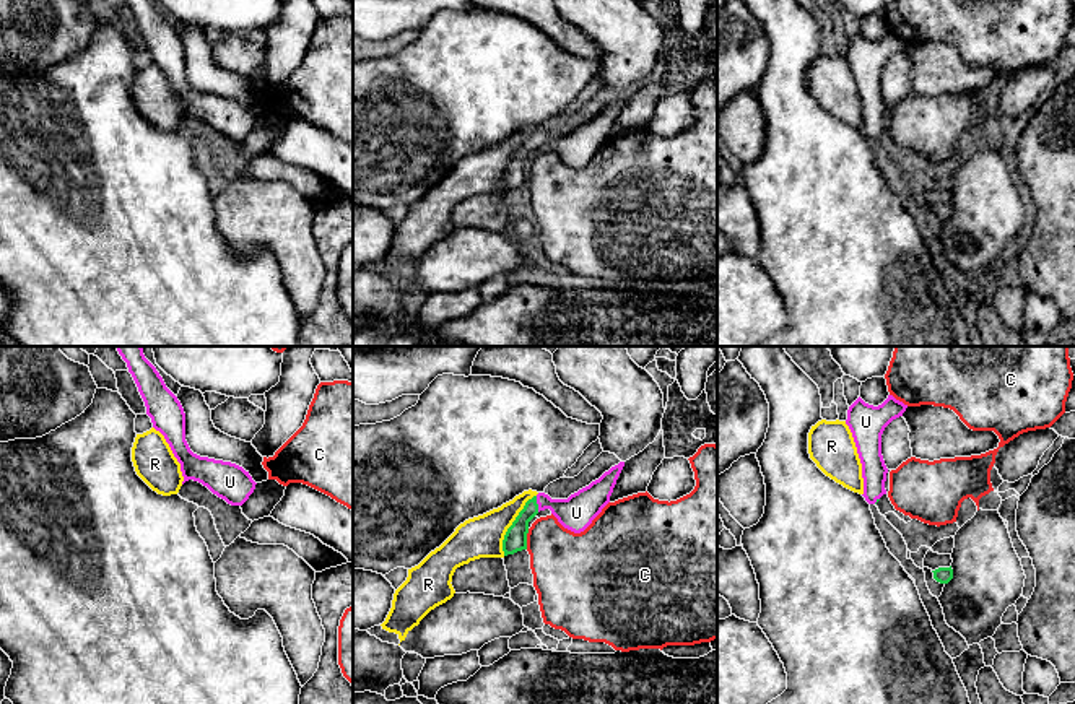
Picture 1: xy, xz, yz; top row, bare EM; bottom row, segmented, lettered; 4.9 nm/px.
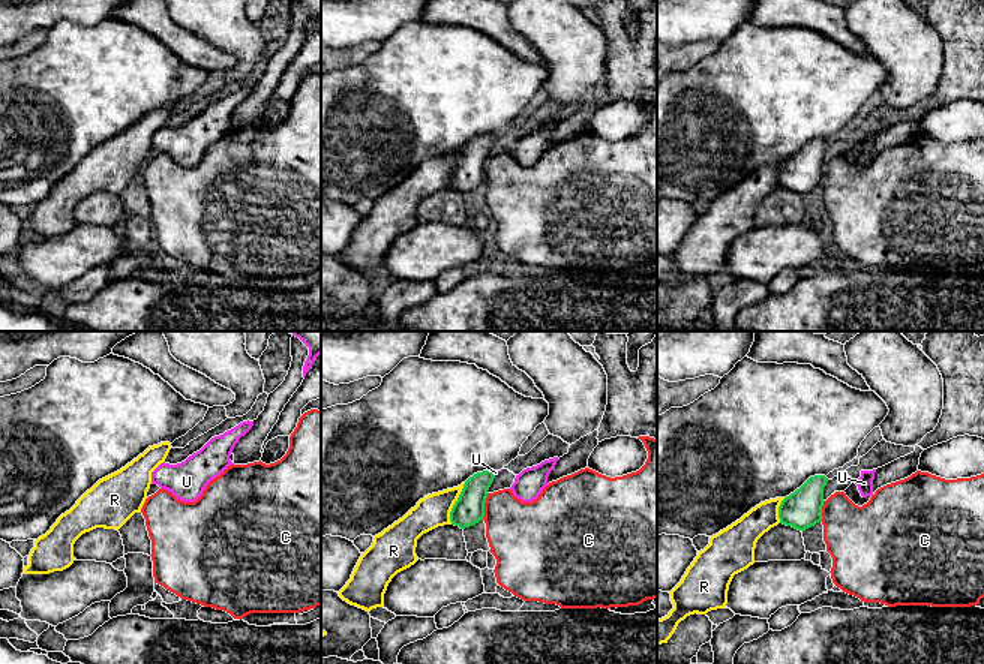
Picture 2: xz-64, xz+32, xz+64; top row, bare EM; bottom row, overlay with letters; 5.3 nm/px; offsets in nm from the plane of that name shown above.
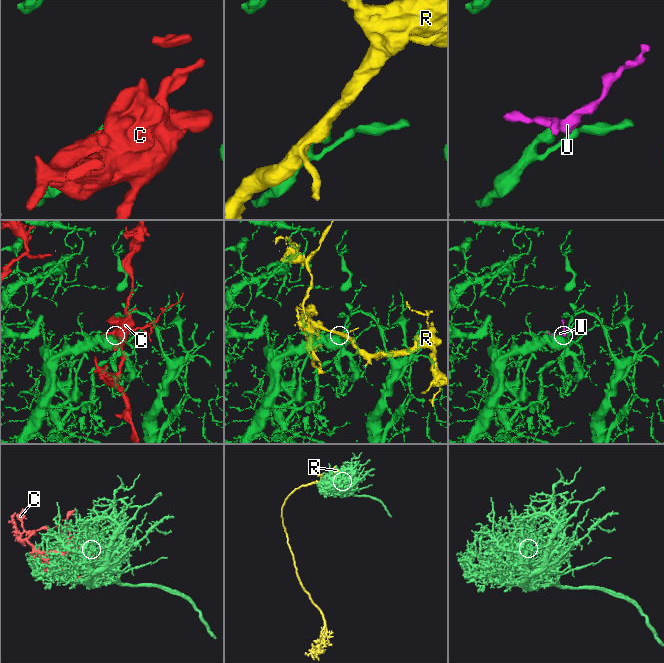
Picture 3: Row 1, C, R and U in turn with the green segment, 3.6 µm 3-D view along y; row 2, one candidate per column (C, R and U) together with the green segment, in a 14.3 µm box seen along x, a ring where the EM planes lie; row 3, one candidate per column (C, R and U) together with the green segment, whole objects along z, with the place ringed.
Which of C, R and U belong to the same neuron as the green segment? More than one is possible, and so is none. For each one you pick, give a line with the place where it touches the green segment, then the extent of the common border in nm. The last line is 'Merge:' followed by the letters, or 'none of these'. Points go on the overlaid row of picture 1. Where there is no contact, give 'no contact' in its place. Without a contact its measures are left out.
U: xz (537, 504) | 80 nm
Merge: U

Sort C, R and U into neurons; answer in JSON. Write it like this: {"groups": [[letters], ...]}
{"groups": [["C"], ["R"], ["U"]]}

